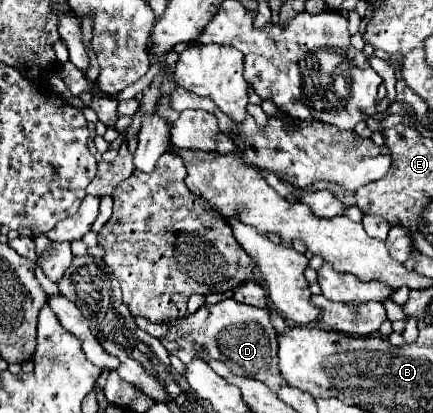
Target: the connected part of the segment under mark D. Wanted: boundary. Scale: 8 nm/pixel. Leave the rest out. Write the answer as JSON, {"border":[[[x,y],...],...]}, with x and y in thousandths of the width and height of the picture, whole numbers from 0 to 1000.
{"border":[[[517,724],[499,738],[462,743],[448,763],[430,763],[420,772],[383,782],[393,787],[393,797],[388,811],[370,826],[388,850],[406,850],[420,879],[453,869],[457,845],[471,835],[480,840],[485,864],[517,874],[545,908],[596,918],[624,942],[656,932],[656,913],[642,893],[642,811],[624,777],[624,748],[591,748],[540,724]]]}

